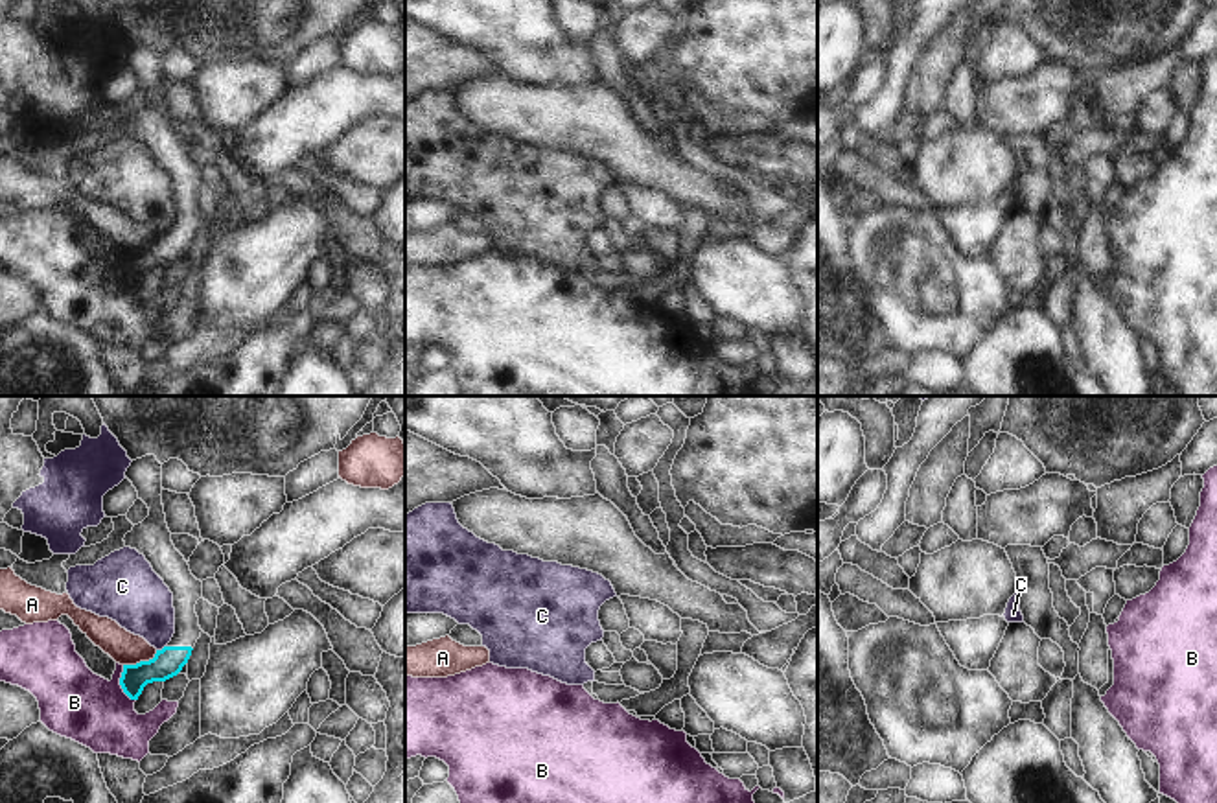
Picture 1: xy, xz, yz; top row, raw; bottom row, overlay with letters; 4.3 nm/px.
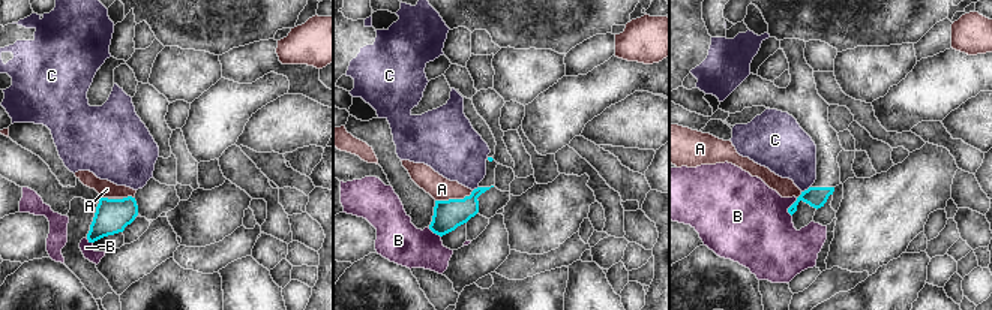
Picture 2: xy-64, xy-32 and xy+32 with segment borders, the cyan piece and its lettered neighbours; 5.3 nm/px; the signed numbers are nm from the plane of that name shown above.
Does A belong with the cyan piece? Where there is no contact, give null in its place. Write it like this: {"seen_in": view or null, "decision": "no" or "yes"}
{"seen_in": "xy", "decision": "no"}

